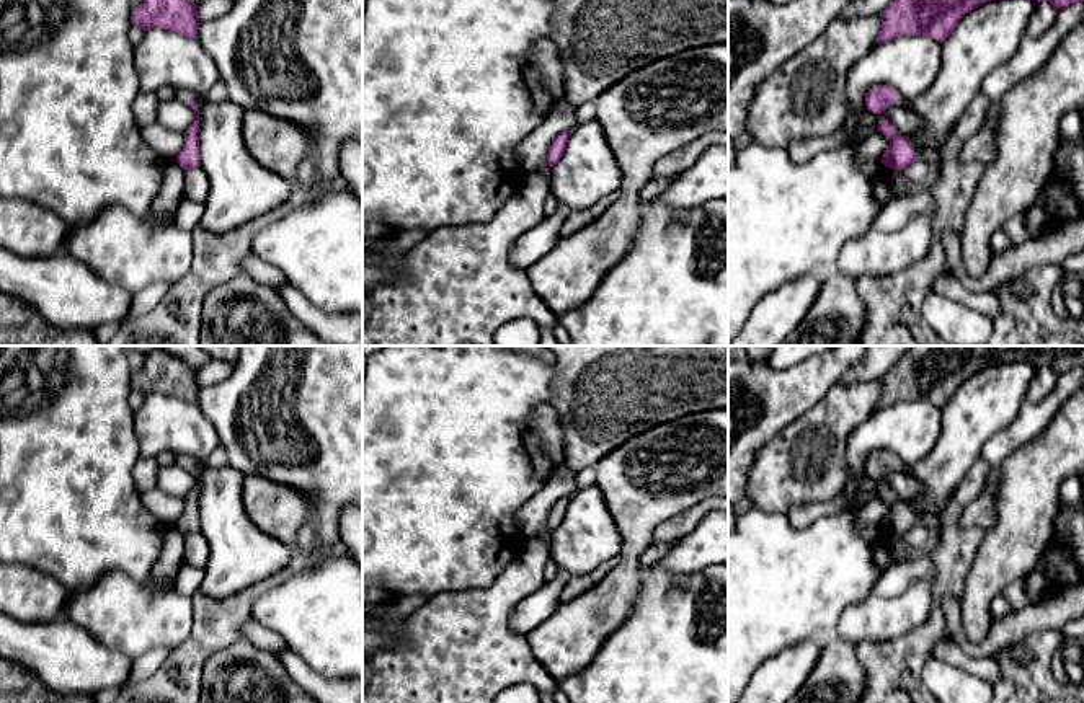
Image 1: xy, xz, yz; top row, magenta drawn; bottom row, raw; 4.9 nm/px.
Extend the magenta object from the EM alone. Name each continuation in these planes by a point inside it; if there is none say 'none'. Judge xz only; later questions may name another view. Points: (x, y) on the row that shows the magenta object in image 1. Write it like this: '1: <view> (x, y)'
none

